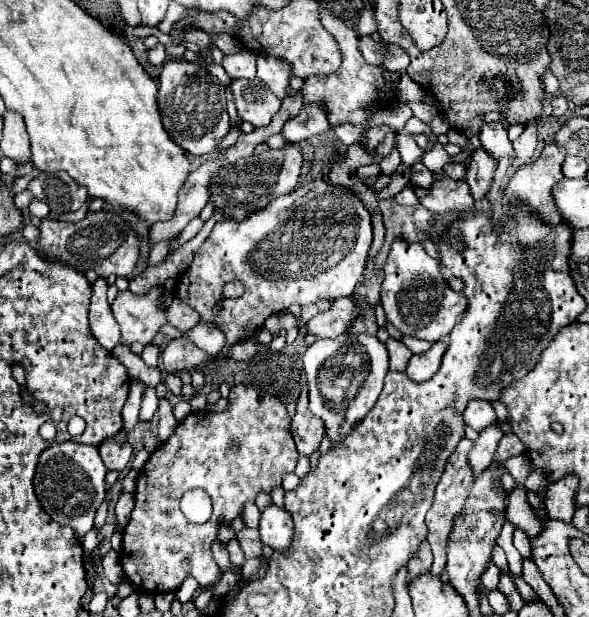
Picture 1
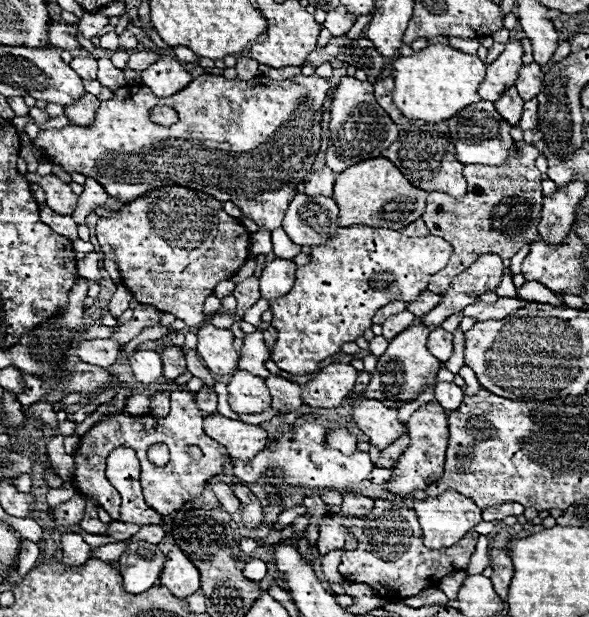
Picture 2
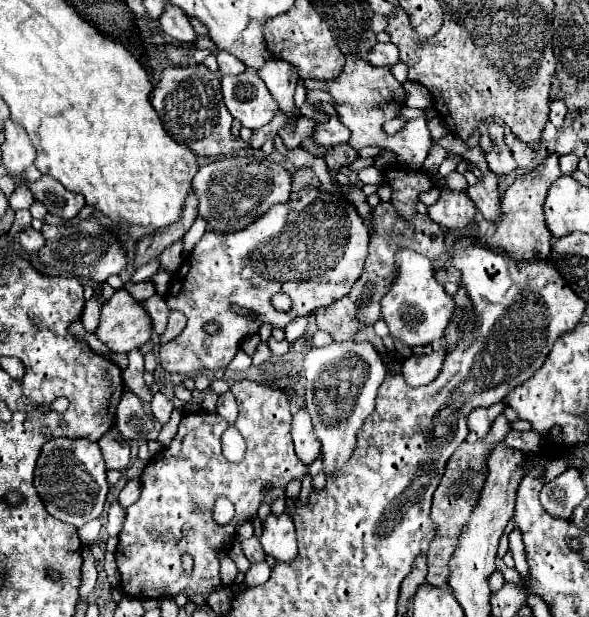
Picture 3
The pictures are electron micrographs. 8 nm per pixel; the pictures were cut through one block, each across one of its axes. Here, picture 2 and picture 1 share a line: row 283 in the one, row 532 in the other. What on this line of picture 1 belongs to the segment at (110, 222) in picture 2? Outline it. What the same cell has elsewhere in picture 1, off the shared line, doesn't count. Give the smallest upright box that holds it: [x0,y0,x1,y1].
[120,386,298,594]

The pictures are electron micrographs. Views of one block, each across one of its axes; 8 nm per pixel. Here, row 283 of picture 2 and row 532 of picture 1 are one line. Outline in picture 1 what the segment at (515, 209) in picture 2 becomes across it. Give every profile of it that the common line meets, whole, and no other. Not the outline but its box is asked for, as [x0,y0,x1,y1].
[426,438,476,576]

